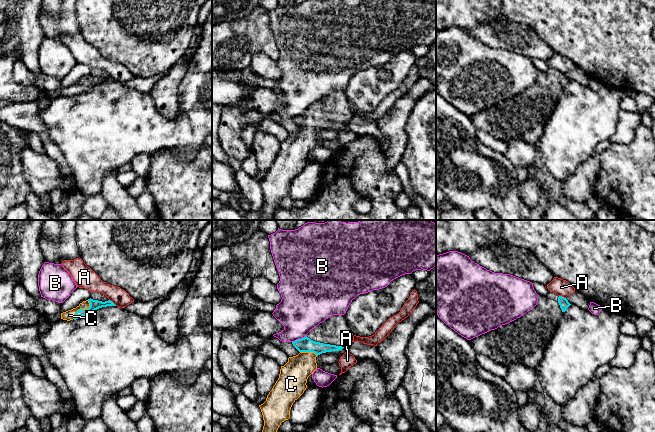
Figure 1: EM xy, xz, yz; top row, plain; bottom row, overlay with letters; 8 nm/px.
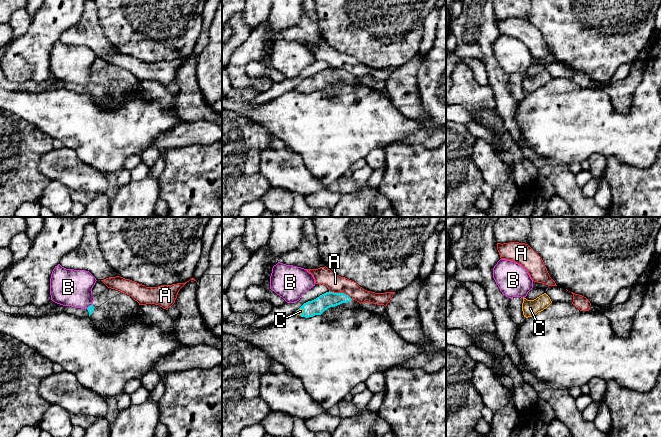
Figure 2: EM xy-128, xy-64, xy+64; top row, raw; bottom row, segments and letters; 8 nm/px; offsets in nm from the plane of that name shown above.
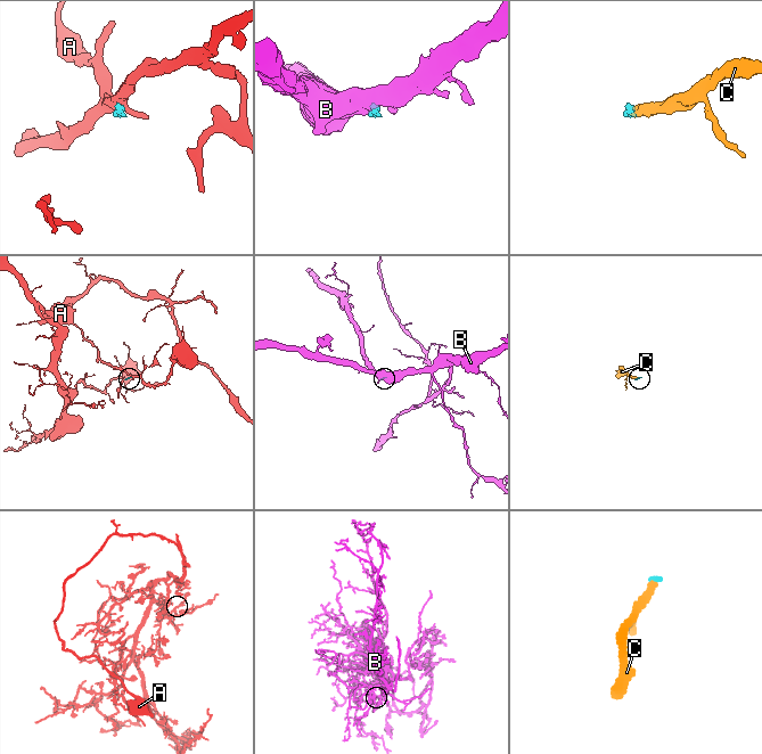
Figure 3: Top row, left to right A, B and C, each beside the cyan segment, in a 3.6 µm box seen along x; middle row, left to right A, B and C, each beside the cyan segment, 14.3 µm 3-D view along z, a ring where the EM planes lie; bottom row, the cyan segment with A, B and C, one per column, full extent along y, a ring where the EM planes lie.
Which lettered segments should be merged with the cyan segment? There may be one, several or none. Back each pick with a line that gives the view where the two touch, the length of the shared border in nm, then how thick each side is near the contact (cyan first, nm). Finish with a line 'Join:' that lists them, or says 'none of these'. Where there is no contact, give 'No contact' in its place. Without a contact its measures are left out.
C: Touches cyan in xy. Shared border 200 nm. Thickness 80 nm (cyan) against 80 nm
Join: C

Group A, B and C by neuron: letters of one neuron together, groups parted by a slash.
A / B / C

